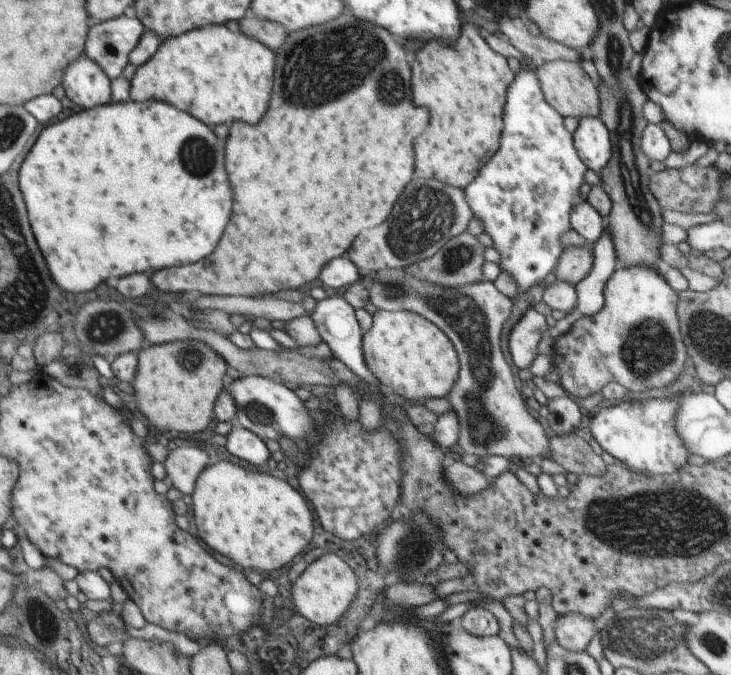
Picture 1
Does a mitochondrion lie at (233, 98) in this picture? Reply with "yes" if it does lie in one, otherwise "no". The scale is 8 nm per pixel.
no

